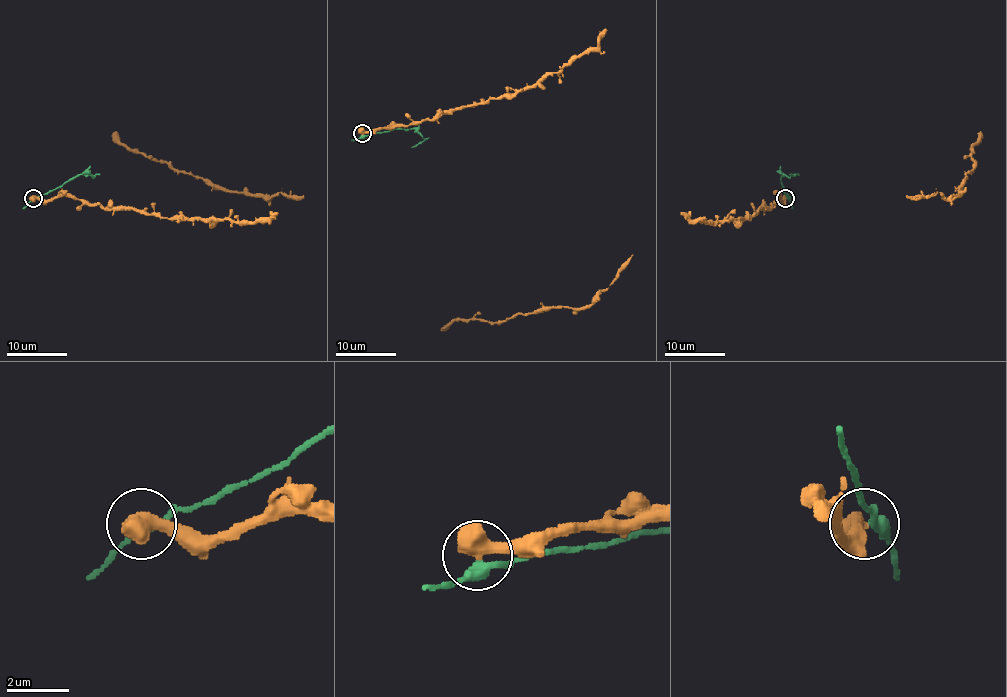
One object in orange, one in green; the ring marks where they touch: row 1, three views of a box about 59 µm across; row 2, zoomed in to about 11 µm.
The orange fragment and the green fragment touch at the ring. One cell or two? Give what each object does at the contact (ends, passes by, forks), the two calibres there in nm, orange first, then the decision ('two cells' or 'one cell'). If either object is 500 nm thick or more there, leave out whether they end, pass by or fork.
650/320 nm | two cells

